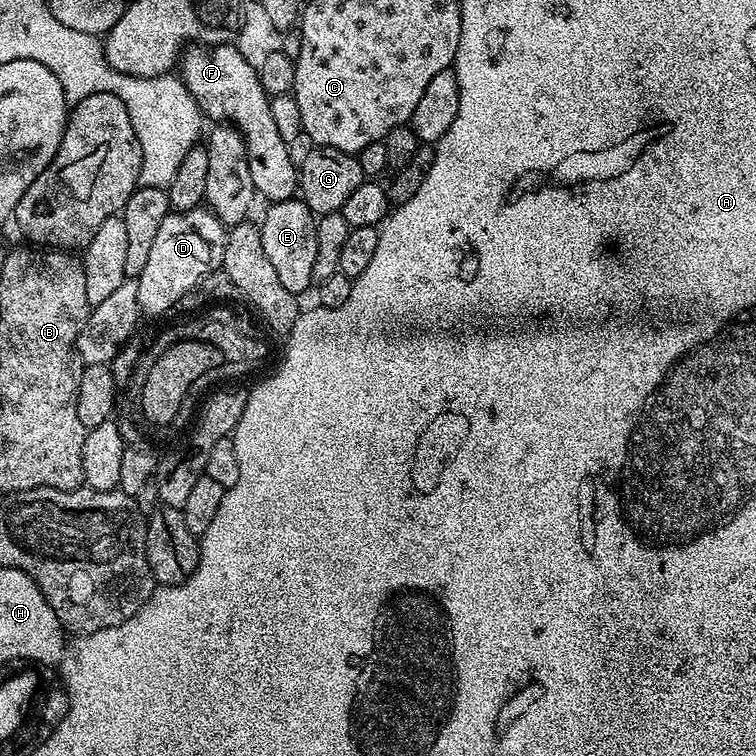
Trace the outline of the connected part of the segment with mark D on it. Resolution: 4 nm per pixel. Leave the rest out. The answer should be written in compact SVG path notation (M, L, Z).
M208 207L191 208L185 212L169 211L154 238L142 274L135 277L141 313L145 317L160 316L172 307L175 309L188 290L193 290L204 276L223 265L227 241L226 226Z

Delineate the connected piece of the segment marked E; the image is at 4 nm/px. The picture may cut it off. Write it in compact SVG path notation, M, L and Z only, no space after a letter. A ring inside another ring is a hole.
M299 198L277 200L269 203L267 207L264 220L259 221L262 250L266 250L266 258L270 258L282 286L286 286L286 290L291 292L303 294L314 284L314 254L318 254L317 217Z

